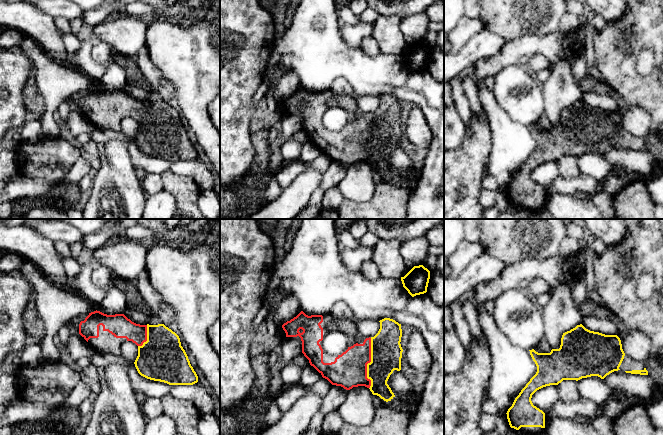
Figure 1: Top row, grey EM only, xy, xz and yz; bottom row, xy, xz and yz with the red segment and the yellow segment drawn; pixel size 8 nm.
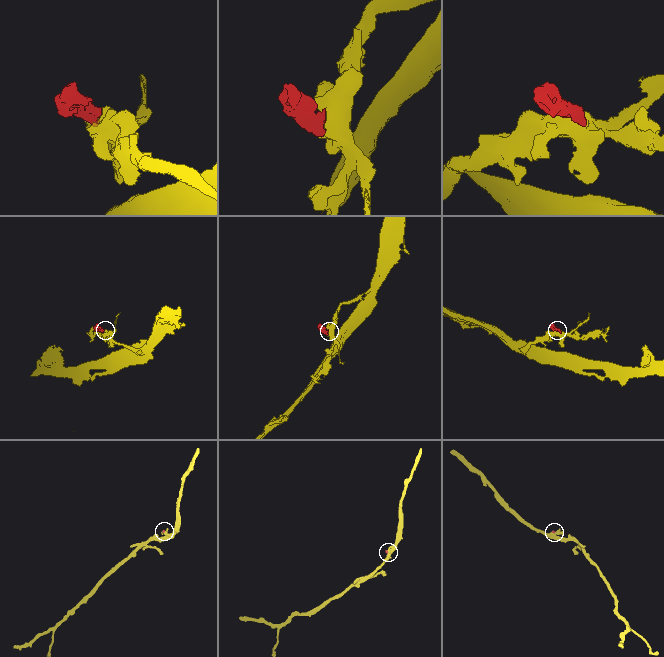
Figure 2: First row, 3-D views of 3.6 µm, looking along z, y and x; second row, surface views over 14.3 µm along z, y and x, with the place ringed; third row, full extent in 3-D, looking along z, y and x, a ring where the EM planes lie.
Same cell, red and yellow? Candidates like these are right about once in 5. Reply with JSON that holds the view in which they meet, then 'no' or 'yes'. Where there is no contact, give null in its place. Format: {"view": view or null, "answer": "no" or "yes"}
{"view": "xz", "answer": "yes"}

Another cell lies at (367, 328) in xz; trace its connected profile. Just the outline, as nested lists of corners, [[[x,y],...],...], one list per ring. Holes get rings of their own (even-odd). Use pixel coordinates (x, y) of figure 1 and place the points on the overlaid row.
[[[366,319],[357,323],[357,329],[361,336],[371,338],[378,333],[380,322],[378,320]]]

